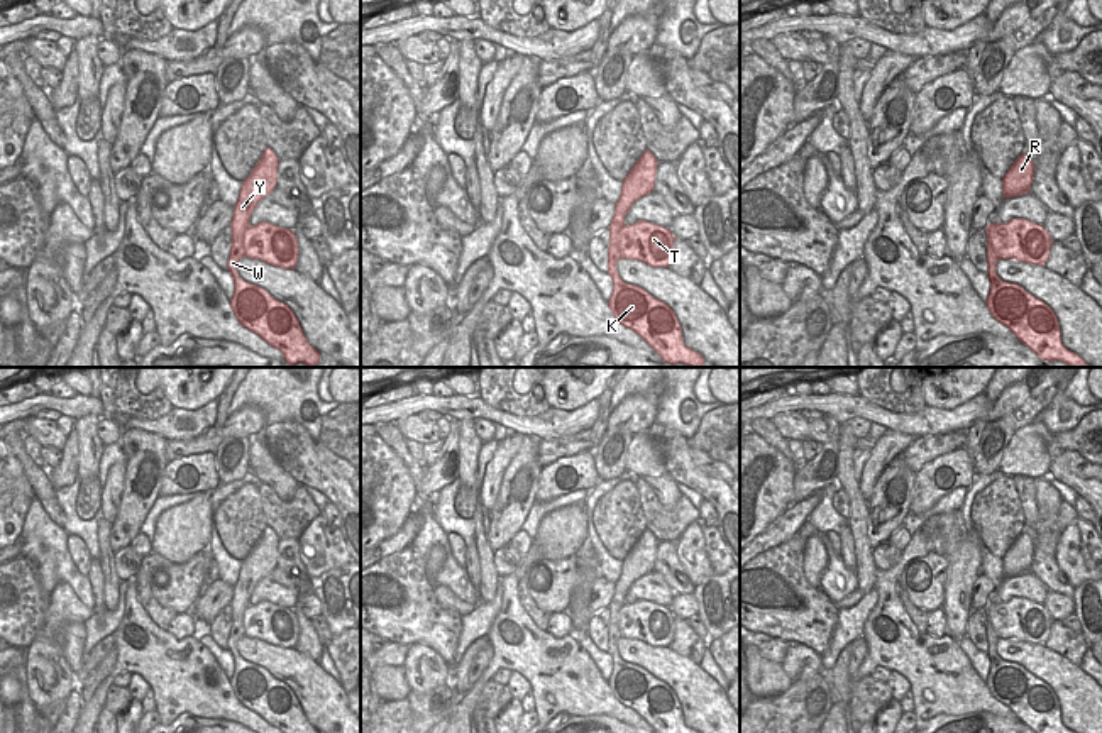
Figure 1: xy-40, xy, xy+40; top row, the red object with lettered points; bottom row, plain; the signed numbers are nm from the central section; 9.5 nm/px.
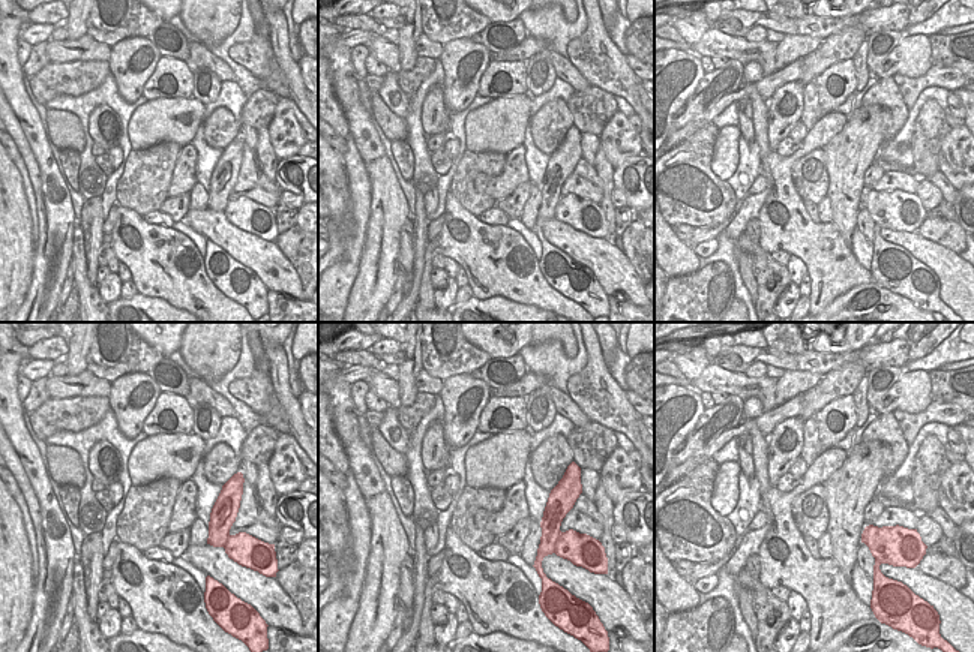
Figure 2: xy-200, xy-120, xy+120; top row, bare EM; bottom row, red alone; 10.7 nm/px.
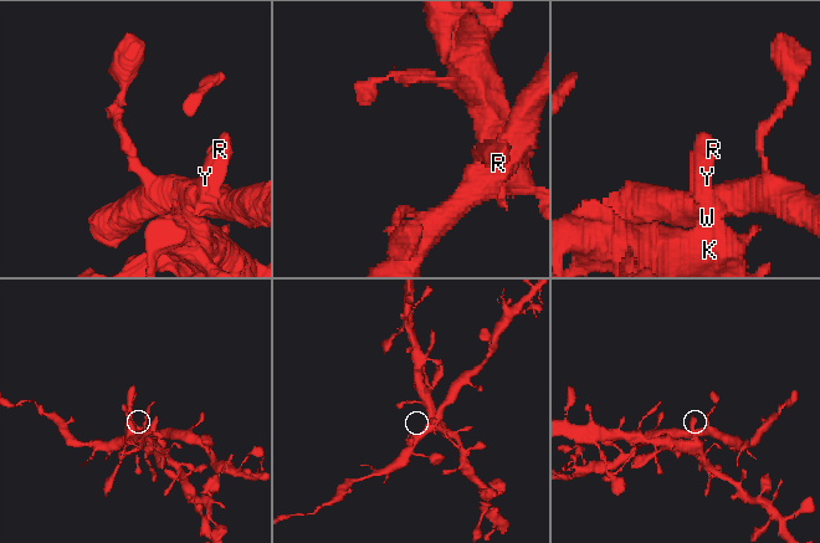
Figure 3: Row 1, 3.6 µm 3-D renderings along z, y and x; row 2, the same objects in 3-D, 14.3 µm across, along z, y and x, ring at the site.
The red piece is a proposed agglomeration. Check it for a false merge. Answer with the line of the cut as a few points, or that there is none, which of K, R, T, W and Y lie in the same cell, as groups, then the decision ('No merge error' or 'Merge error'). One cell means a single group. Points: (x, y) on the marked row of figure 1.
Split along xy (623, 224), (618, 234), (620, 258). Groups: K R W Y / T. Merge error

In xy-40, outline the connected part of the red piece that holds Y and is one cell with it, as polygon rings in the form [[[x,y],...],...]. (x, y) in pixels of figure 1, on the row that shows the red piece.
[[[266,147],[259,163],[242,181],[239,200],[234,207],[230,222],[232,245],[227,262],[234,278],[230,308],[239,323],[278,349],[288,366],[303,362],[308,367],[315,367],[320,361],[320,352],[308,344],[293,310],[264,288],[244,281],[237,271],[237,262],[244,257],[244,232],[251,227],[249,220],[257,203],[276,188],[278,164],[279,159],[274,151]]]

